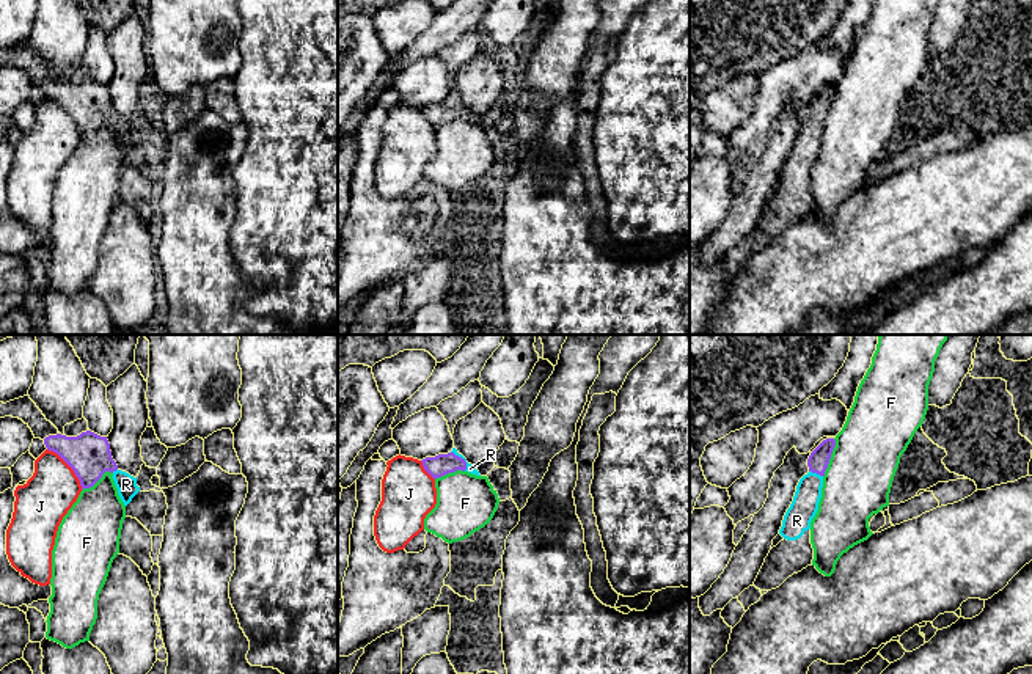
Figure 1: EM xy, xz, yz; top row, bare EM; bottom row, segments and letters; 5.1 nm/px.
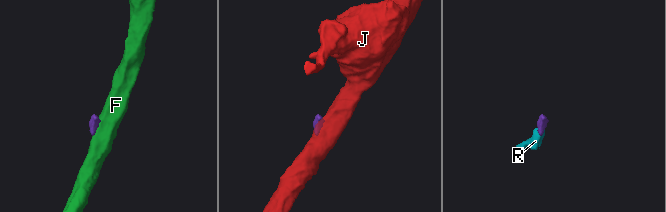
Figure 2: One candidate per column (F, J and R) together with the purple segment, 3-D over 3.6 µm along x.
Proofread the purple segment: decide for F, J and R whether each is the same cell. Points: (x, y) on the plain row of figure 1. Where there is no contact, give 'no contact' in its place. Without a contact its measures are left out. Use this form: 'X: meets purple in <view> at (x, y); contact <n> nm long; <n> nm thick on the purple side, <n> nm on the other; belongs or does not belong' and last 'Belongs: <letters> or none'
F: meets purple in yz at (830, 106); contact 200 nm long; 110 nm thick on the purple side, 340 nm on the other; does not belong
J: meets purple in xy at (69, 113); contact 280 nm long; 220 nm thick on the purple side, 260 nm on the other; does not belong
R: meets purple in xz at (462, 107); contact 130 nm long; 110 nm thick on the purple side, 50 nm on the other; belongs
Belongs: R

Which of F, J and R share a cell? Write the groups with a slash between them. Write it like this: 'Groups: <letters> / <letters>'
Groups: F / J / R

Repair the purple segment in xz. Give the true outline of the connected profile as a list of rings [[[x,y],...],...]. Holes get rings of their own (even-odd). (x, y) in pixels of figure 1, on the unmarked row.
[[[452,96],[448,102],[438,102],[435,105],[426,105],[421,108],[424,118],[434,126],[441,126],[448,121],[454,121],[457,118],[468,119],[471,123],[481,124],[479,119],[467,110],[467,107]]]

